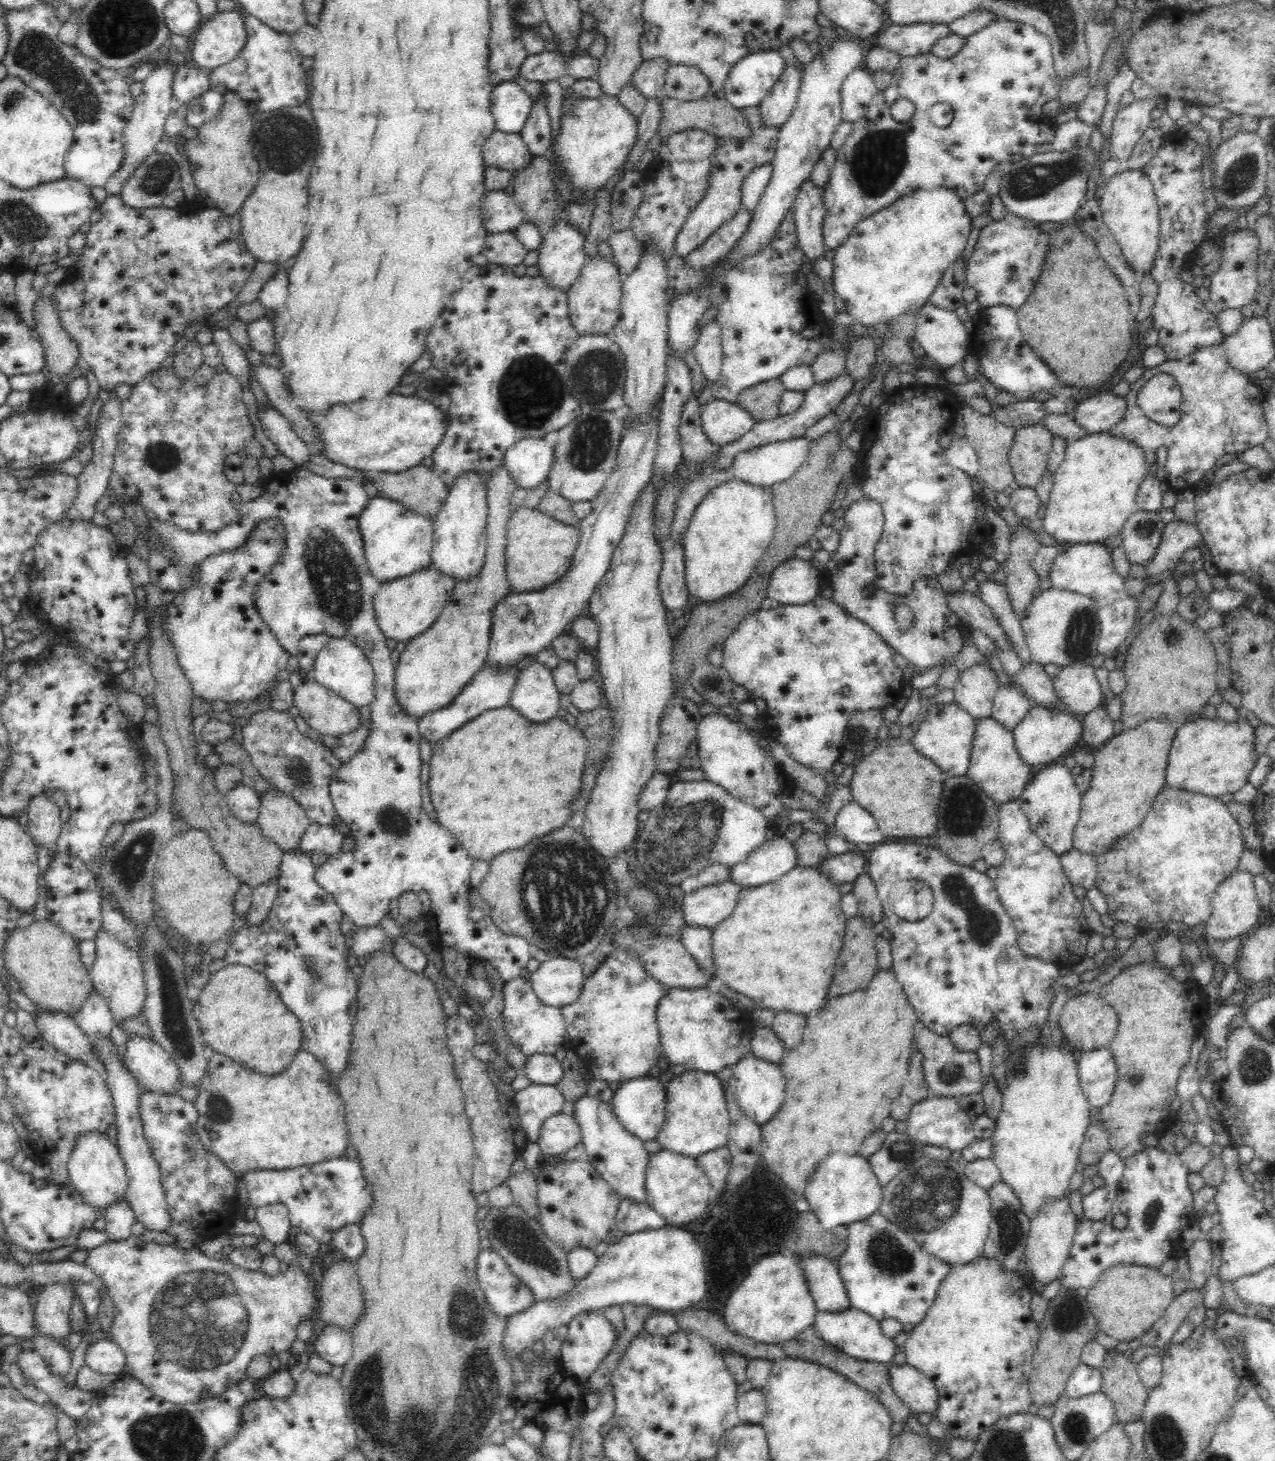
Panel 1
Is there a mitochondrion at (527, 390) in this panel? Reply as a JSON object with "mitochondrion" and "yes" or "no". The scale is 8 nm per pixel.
{"mitochondrion":"yes"}

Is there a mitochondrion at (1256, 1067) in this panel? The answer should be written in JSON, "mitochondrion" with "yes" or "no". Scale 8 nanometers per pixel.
{"mitochondrion":"yes"}

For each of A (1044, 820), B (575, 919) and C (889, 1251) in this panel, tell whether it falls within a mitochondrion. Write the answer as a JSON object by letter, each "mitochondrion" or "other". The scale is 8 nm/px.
{"A":"mitochondrion","B":"mitochondrion","C":"mitochondrion"}

